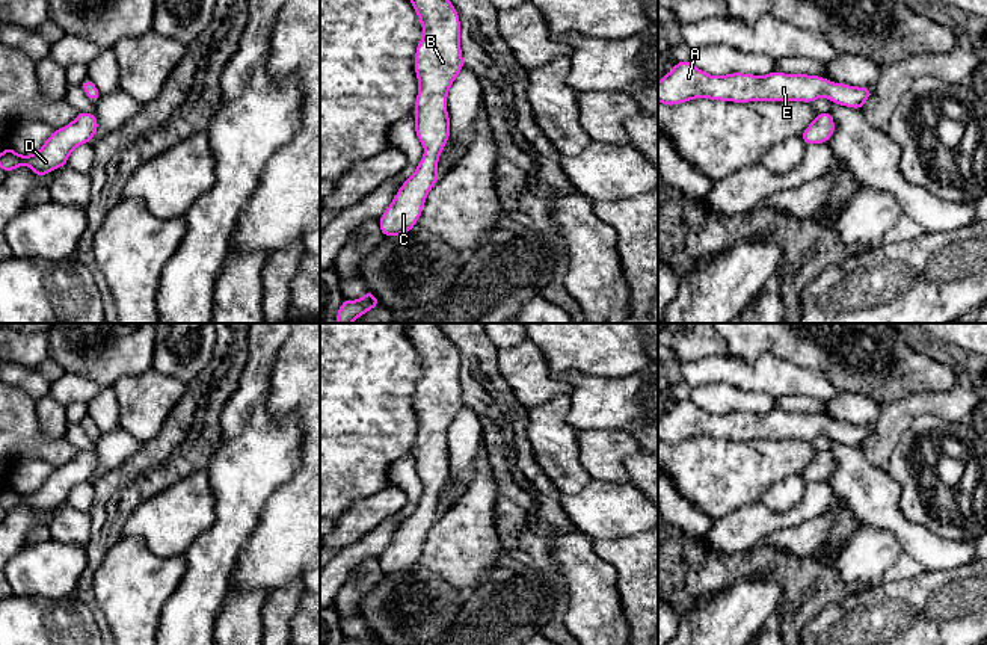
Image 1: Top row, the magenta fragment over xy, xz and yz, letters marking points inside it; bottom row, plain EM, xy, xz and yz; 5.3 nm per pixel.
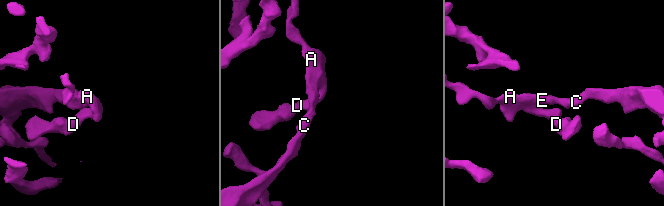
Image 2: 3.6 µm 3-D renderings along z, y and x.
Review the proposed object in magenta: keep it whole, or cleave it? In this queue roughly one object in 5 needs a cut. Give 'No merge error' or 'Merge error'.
No merge error

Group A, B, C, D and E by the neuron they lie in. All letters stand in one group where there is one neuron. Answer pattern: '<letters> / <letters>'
A B C D E

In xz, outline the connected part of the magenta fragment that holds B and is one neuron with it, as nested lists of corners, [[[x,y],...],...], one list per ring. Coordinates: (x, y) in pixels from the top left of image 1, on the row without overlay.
[[[407,323],[406,331],[423,363],[423,378],[417,384],[415,391],[415,412],[420,421],[415,441],[415,471],[424,483],[426,491],[417,505],[415,512],[401,523],[391,544],[379,556],[382,574],[400,574],[410,569],[423,551],[427,532],[439,518],[438,497],[450,477],[447,432],[454,417],[465,405],[459,381],[460,358],[451,340],[438,323]]]

